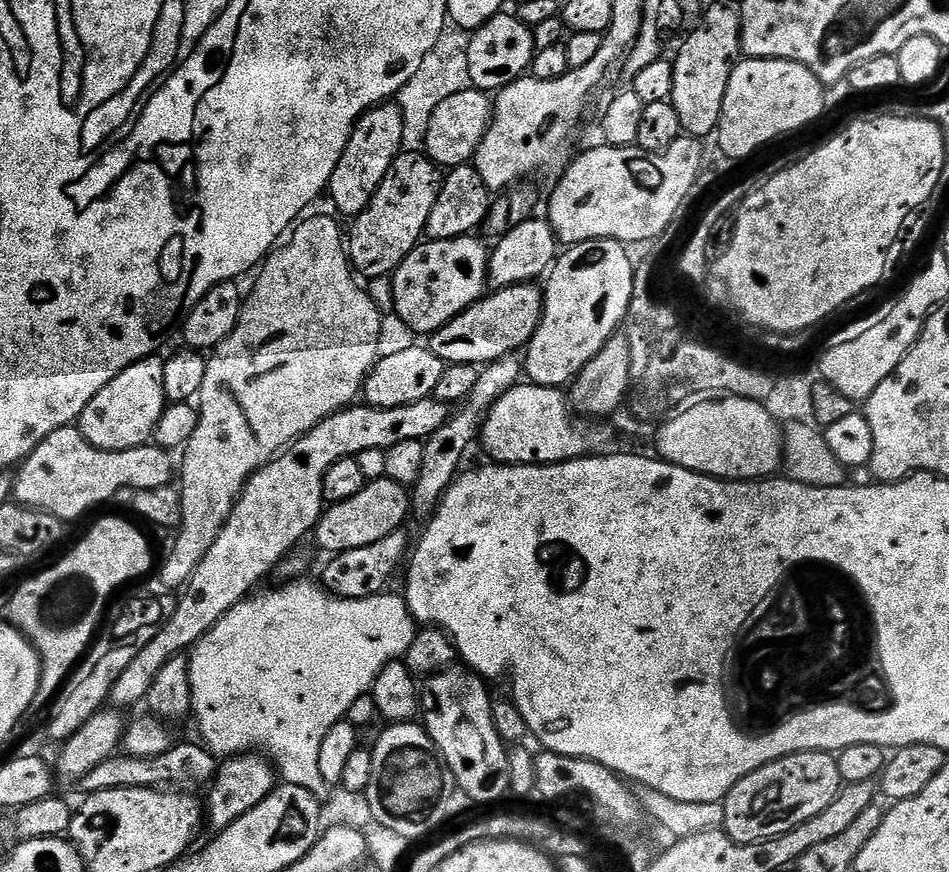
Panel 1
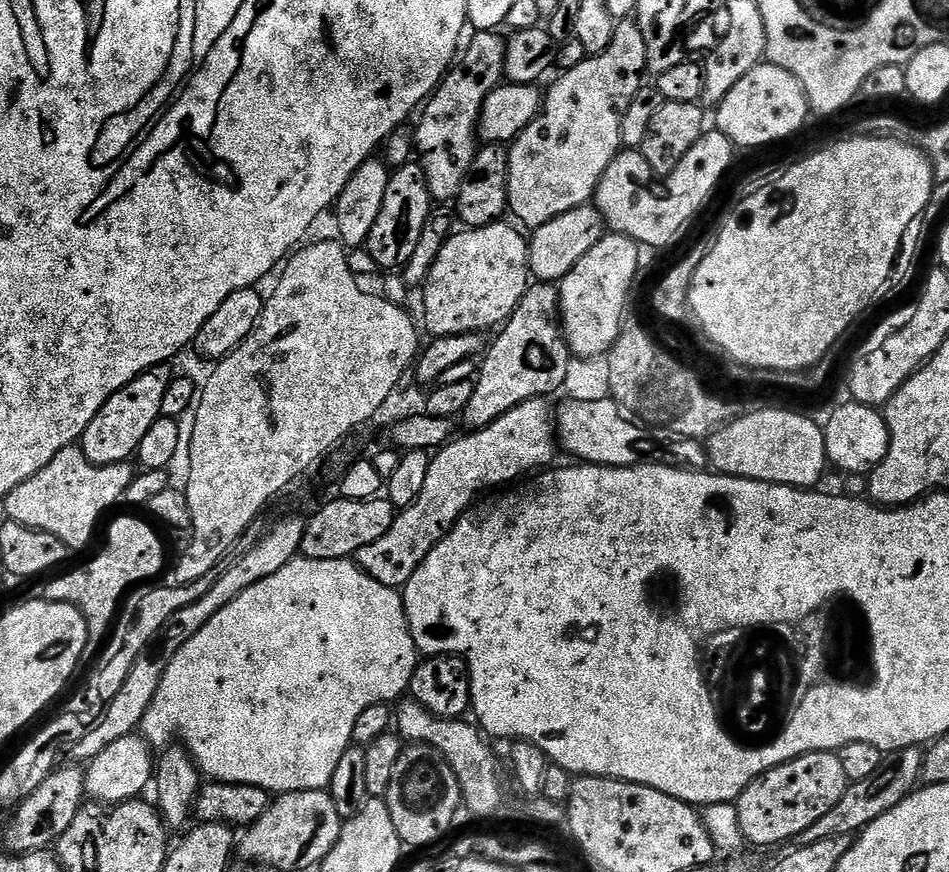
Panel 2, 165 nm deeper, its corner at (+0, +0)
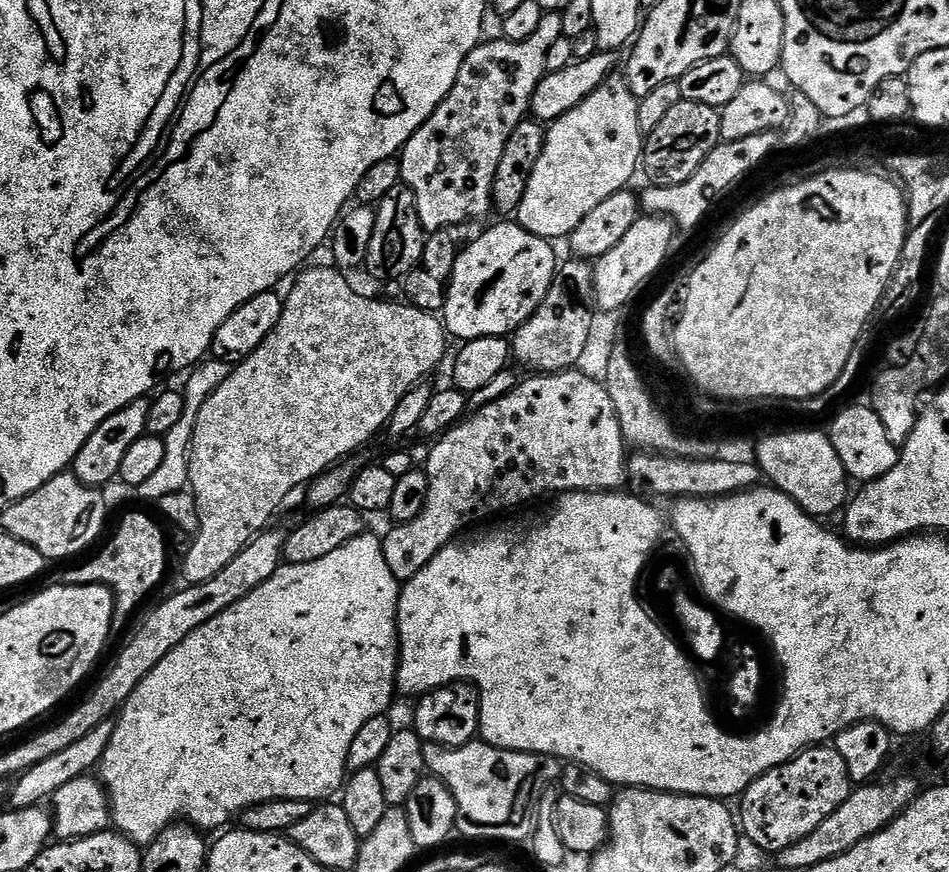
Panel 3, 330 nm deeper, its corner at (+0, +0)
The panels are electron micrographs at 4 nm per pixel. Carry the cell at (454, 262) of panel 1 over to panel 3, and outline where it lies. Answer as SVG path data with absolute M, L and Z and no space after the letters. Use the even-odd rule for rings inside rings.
M500 222L488 228L477 240L461 247L456 253L451 278L448 280L445 304L442 311L442 323L449 337L457 336L461 342L490 338L507 337L532 317L534 310L546 298L550 282L558 267L553 241L544 240L538 234L530 234L519 222Z

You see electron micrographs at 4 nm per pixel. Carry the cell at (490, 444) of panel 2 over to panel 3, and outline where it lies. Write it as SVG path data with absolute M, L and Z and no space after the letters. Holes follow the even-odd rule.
M579 370L545 372L543 374L532 374L529 377L529 380L528 377L521 379L517 388L510 390L510 394L490 402L490 406L482 406L482 410L465 415L459 424L453 426L433 443L436 445L433 446L432 453L428 456L428 465L426 465L428 481L430 482L430 494L426 498L426 506L422 510L422 514L418 514L418 518L414 518L410 522L392 526L392 529L386 534L383 533L382 536L386 562L396 580L407 582L410 578L414 578L414 574L418 574L418 570L422 570L422 566L426 566L430 562L430 558L434 558L434 554L438 554L465 531L464 524L470 523L472 519L480 520L476 522L487 521L492 518L487 518L487 516L494 515L499 508L516 508L519 504L526 503L527 500L536 500L539 496L548 496L551 492L556 492L555 494L566 492L615 492L625 487L628 478L628 461L626 453L624 454L626 441L620 429L620 419L614 410L614 402L610 402L610 394L603 383L587 377Z

